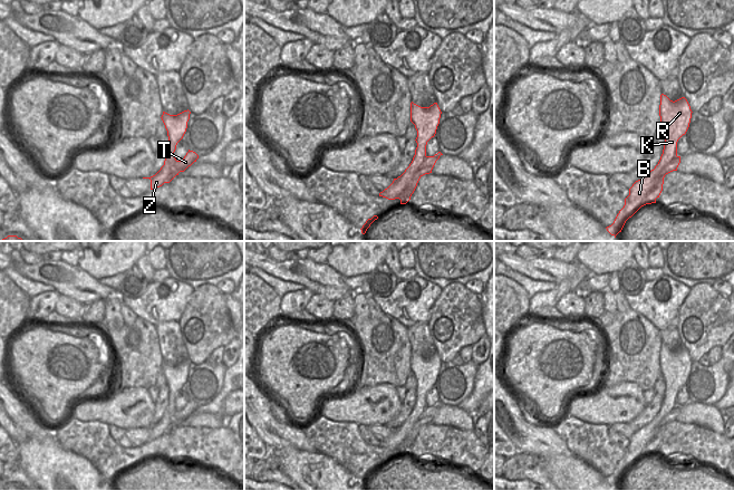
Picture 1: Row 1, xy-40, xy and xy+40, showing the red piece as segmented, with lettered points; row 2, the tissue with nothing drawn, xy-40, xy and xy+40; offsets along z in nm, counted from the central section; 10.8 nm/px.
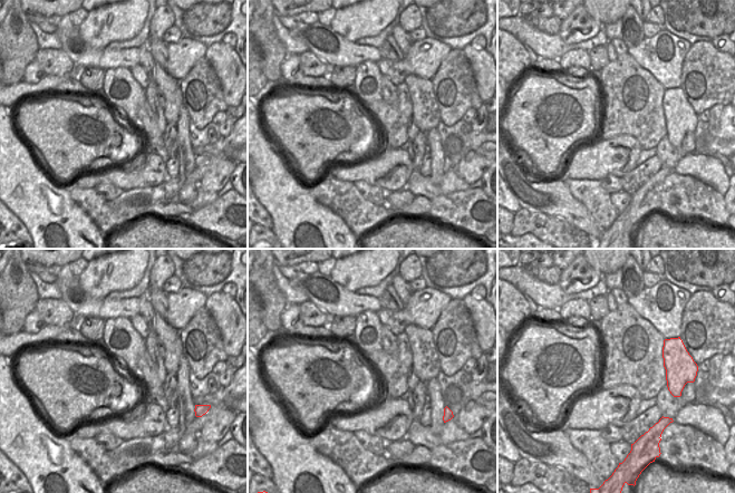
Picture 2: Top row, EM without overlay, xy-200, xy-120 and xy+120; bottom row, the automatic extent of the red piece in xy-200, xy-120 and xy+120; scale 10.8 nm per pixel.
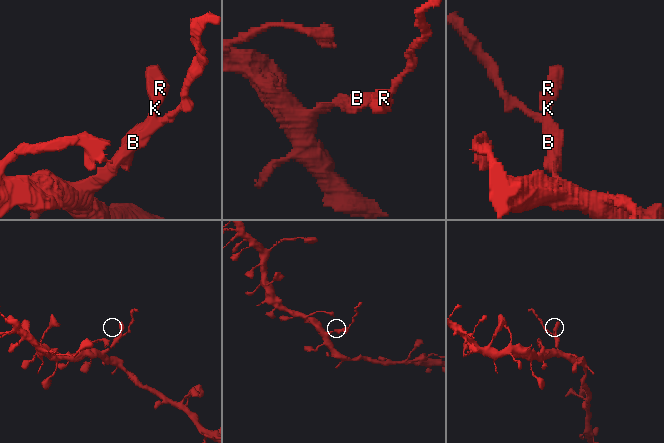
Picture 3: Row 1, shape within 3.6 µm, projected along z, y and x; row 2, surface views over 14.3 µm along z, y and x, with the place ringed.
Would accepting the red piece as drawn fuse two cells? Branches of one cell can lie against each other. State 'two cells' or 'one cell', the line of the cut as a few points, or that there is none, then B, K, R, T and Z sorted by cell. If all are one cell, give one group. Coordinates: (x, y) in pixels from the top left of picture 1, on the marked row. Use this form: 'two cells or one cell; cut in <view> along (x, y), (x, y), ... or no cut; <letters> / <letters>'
two cells; cut in xy along (426, 156), (406, 188), (405, 202); B K R Z / T

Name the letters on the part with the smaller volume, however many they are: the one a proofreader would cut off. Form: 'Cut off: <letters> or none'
Cut off: T

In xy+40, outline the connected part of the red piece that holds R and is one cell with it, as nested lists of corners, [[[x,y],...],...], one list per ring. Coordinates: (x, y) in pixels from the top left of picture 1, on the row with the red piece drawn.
[[[660,95],[659,116],[665,129],[665,145],[658,164],[629,189],[629,195],[625,199],[625,205],[617,214],[614,223],[607,227],[607,231],[616,238],[621,232],[626,221],[641,206],[656,203],[656,181],[665,177],[666,167],[677,156],[677,142],[686,134],[692,109],[685,97],[675,102],[666,95]]]

